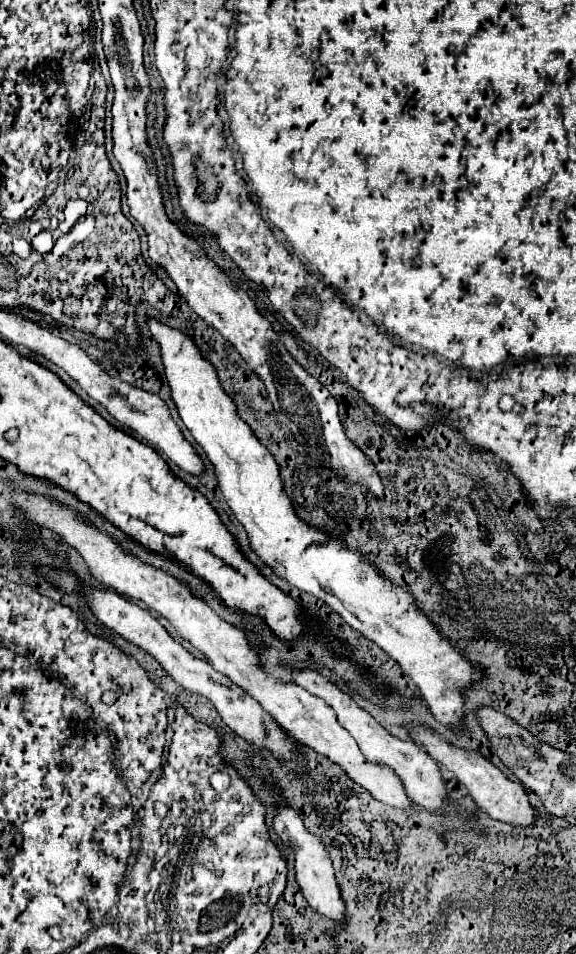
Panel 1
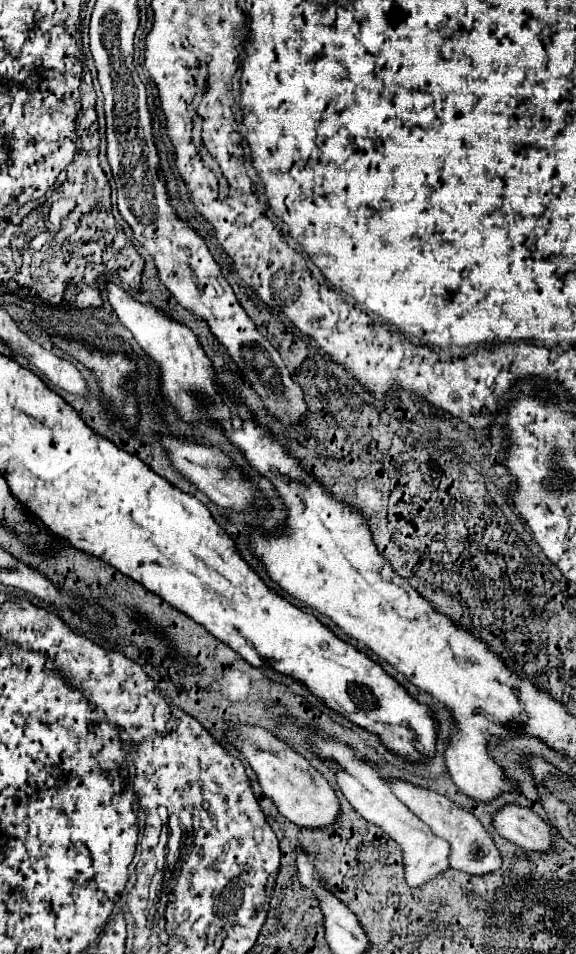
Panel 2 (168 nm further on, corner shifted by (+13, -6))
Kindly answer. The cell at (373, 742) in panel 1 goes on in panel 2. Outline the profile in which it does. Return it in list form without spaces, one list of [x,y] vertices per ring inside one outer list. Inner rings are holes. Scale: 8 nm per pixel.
[[[392,780],[388,782],[392,792],[426,824],[430,826],[430,830],[446,840],[450,846],[452,846],[452,868],[460,870],[460,872],[466,872],[466,874],[472,874],[472,876],[484,876],[484,874],[490,874],[494,870],[498,870],[502,866],[502,856],[494,844],[494,840],[488,836],[488,832],[484,830],[484,826],[480,824],[480,820],[458,808],[452,800],[432,792],[432,790],[426,790],[426,788],[420,788],[420,786],[412,786],[408,782],[402,782],[402,780]]]

